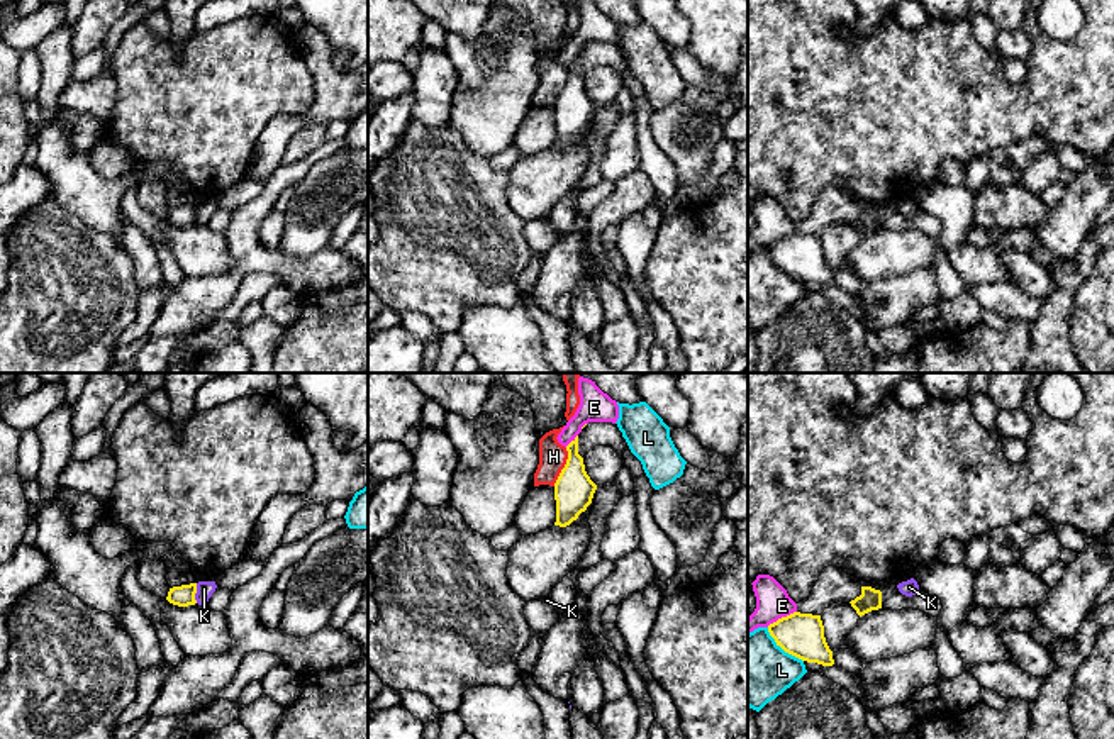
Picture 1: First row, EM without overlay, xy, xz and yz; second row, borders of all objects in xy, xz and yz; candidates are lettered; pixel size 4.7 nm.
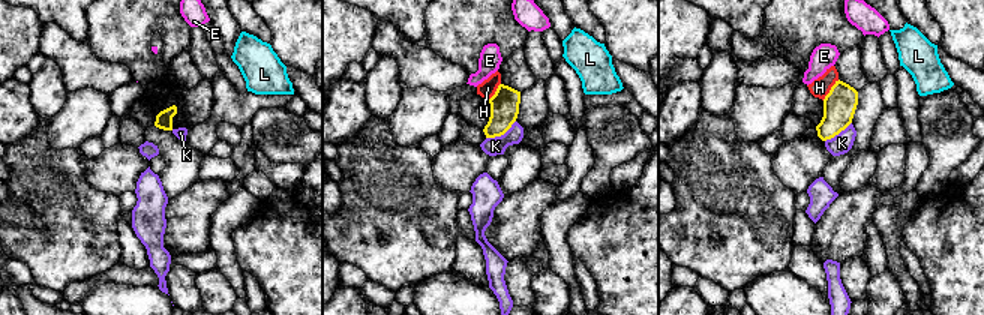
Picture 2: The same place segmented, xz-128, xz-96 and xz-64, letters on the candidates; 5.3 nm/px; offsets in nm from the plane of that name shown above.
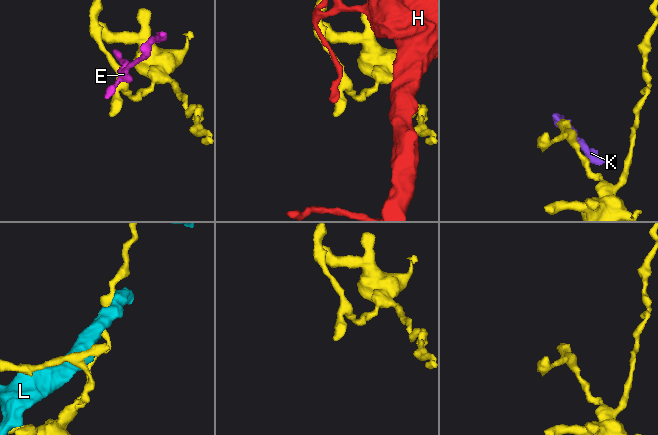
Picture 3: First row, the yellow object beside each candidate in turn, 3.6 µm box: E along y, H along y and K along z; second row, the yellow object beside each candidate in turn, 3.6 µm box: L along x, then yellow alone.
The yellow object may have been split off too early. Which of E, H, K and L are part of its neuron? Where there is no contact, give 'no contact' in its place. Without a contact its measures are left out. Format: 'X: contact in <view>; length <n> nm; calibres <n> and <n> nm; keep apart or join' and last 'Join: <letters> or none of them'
E: contact in yz; length 160 nm; calibres 200 and 160 nm; keep apart
H: contact in xz; length 200 nm; calibres 190 and 130 nm; keep apart
K: contact in xy; length 100 nm; calibres 100 and 80 nm; keep apart
L: contact in yz; length 240 nm; calibres 200 and 360 nm; keep apart
Join: none of them

